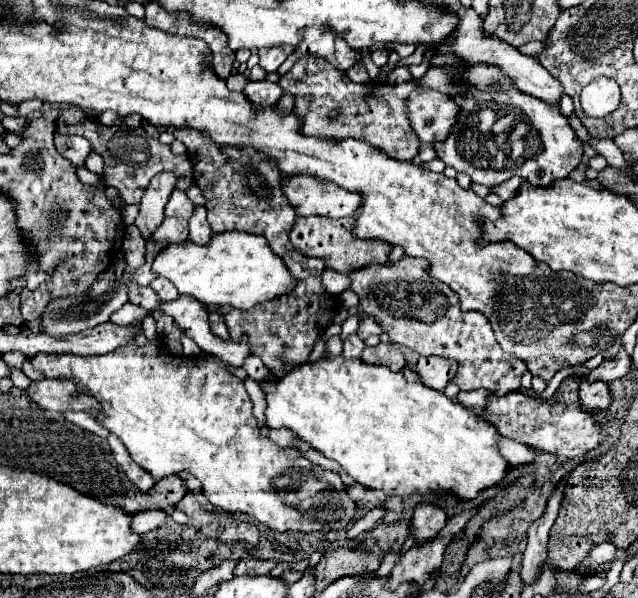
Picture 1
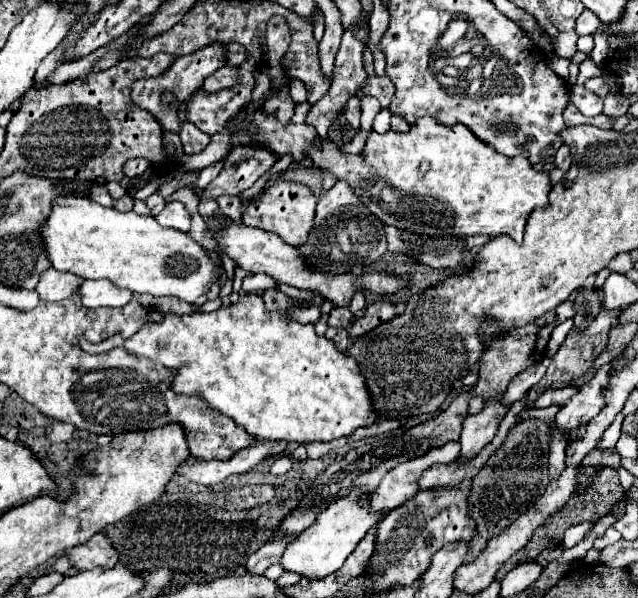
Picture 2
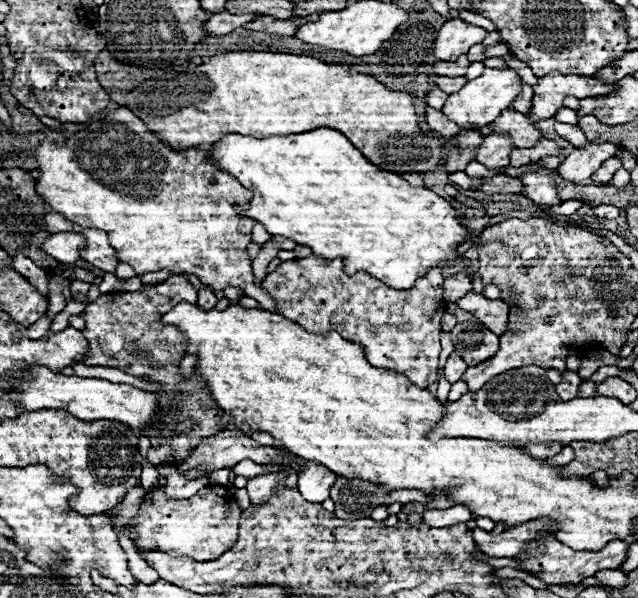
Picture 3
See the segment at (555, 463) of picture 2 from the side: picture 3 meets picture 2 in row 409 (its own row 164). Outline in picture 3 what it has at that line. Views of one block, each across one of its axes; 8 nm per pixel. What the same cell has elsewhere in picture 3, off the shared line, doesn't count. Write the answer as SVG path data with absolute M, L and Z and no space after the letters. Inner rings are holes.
M588 142L584 148L574 148L558 166L558 172L564 180L570 182L582 182L586 178L590 178L600 164L604 164L604 160L616 156L618 146L616 144L596 144L596 142Z

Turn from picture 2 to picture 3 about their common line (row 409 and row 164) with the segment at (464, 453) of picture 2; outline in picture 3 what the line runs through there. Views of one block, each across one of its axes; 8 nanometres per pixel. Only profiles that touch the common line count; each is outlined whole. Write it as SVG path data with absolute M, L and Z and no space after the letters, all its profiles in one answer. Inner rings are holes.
M490 134L478 148L474 160L482 162L486 168L500 168L508 166L508 152L512 152L512 138L506 134Z

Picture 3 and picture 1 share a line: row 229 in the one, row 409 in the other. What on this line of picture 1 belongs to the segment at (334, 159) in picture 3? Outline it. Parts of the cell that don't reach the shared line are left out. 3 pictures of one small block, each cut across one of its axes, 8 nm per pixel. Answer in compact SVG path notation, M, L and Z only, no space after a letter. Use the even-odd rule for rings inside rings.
M342 354L336 356L336 358L318 358L316 362L304 362L300 366L292 366L288 370L288 364L284 362L286 366L286 372L282 376L276 376L276 374L270 374L268 380L262 380L260 382L260 388L266 396L266 402L268 402L268 408L266 408L266 426L270 428L290 428L294 430L304 442L308 442L310 446L314 446L316 450L324 452L326 458L332 458L336 460L356 482L368 486L368 488L374 488L374 490L380 490L384 492L386 496L410 496L410 494L432 494L432 492L454 492L458 498L462 500L472 500L480 490L488 488L488 486L494 486L494 484L500 484L506 476L506 470L508 470L508 462L498 454L498 444L496 444L496 436L498 436L498 430L486 422L486 420L478 420L468 408L464 408L462 404L454 404L452 400L448 400L444 396L444 392L440 390L432 390L428 386L424 386L422 382L408 382L404 378L402 372L392 372L390 368L384 368L384 366L376 366L376 364L364 364L364 360L360 358L344 358Z

